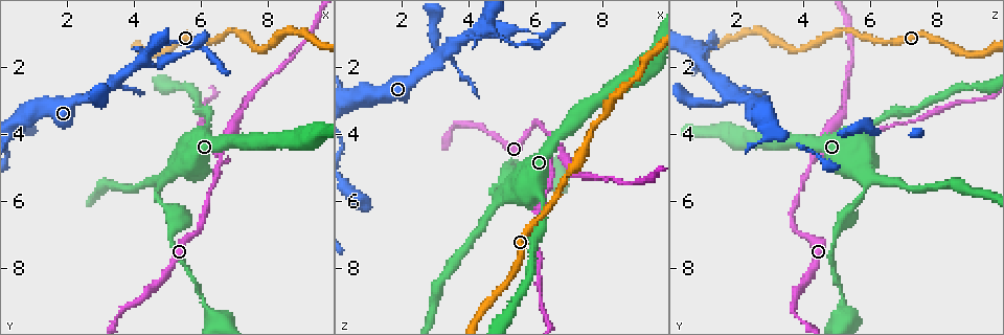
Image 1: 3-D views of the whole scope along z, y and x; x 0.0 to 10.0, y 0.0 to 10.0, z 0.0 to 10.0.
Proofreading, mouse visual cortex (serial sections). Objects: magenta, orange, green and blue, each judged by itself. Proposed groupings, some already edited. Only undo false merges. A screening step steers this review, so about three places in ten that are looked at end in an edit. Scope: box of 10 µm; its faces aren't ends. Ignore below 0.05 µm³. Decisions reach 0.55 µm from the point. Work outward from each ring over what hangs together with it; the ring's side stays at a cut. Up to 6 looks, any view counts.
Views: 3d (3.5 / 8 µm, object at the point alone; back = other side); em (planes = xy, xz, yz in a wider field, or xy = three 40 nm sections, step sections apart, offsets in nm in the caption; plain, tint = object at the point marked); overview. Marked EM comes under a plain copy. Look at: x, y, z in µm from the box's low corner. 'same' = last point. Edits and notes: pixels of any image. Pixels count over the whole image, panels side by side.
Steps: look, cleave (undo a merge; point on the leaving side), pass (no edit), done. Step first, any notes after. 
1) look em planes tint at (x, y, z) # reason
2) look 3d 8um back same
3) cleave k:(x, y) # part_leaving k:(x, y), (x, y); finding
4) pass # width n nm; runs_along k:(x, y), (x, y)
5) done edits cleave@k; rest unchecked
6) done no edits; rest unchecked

look 3d 3.5um at (6.25, 3.65, 6.20) # sudden change in width

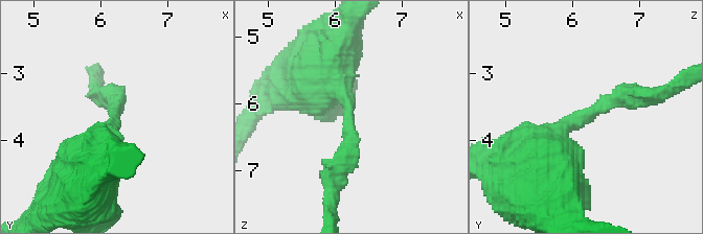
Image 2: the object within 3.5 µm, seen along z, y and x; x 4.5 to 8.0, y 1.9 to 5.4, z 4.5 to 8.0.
look em xy step 5 tint at (6.20, 3.65, 6.15) # arm_widths 300, 700 nm; need the tissue

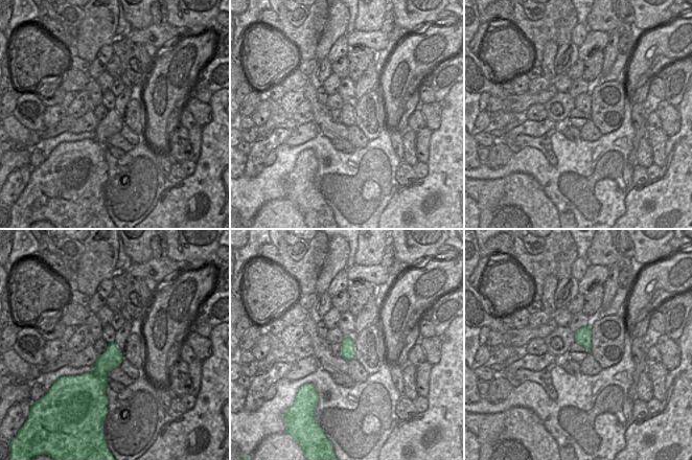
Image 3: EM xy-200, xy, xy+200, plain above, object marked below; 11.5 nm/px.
pass # width 150 nm; runs_along 2:(541, 160), (568, 124), (643, 98); one cell here

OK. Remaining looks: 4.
look 3d 3.5um at (6.65, 4.65, 4.40) # thick turns thin

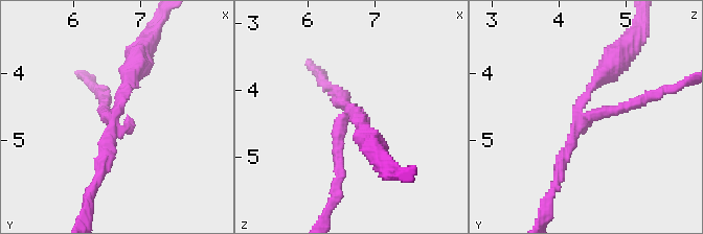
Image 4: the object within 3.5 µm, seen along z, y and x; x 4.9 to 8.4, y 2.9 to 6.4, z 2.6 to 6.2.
look em planes tint at (6.60, 4.70, 4.35)

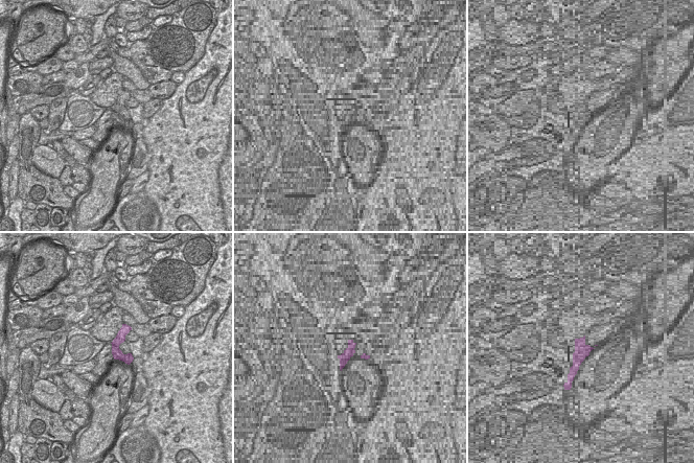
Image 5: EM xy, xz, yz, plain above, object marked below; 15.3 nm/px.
pass # arm_widths 150, 150, 150 nm; one cell here

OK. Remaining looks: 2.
look 3d 3.5um at (4.90, 5.40, 5.80) # thin neck

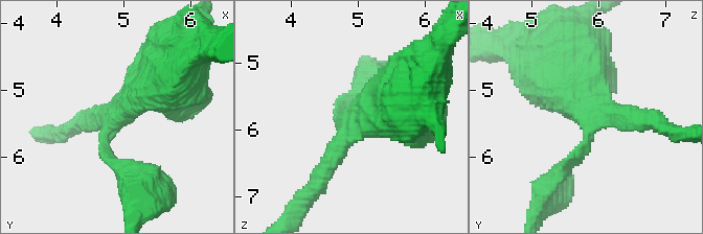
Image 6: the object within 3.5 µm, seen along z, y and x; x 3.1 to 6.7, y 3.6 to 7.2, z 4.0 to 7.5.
look em xy step 5 tint at (4.95, 5.35, 5.80) # arms 3; arm_widths 150, 300, 700 nm; now the EM

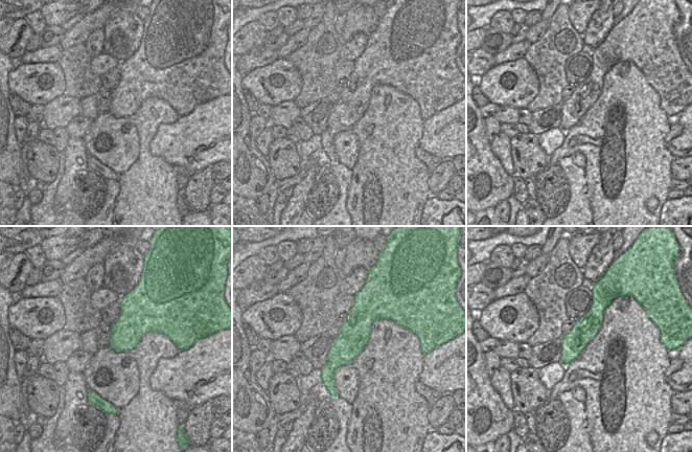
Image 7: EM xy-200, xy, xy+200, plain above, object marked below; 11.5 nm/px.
pass # width 340 nm; runs_along 7:(360, 299), (354, 336), (329, 367), (332, 385); one cell here

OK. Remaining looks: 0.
done no edits; rest unchecked

